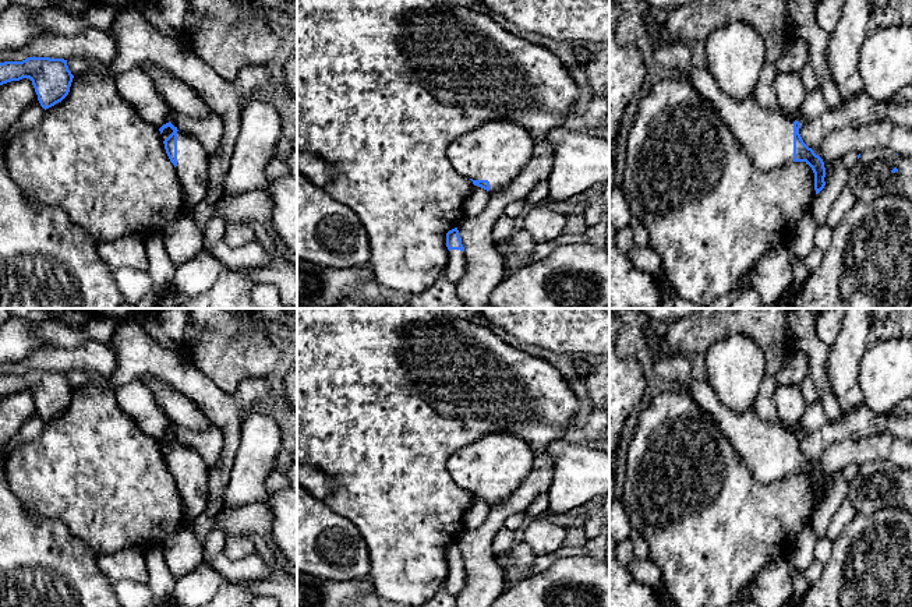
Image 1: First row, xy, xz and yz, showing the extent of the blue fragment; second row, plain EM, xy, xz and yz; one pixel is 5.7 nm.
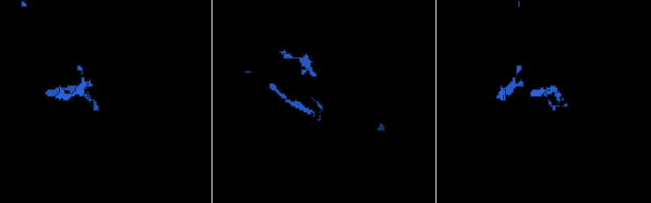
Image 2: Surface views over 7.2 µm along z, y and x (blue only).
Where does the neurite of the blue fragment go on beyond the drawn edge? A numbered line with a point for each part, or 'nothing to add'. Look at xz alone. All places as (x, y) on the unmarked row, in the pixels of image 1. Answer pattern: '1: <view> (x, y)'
1: xz (497, 463)

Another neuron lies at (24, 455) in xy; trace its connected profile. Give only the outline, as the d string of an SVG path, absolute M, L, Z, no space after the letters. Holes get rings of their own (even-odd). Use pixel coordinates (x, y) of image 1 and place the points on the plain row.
M89 384L73 391L68 407L45 423L35 442L15 448L6 460L10 490L25 504L29 515L57 519L96 554L110 554L152 543L160 547L185 522L184 500L170 474L159 441L142 433L124 413L112 389Z

